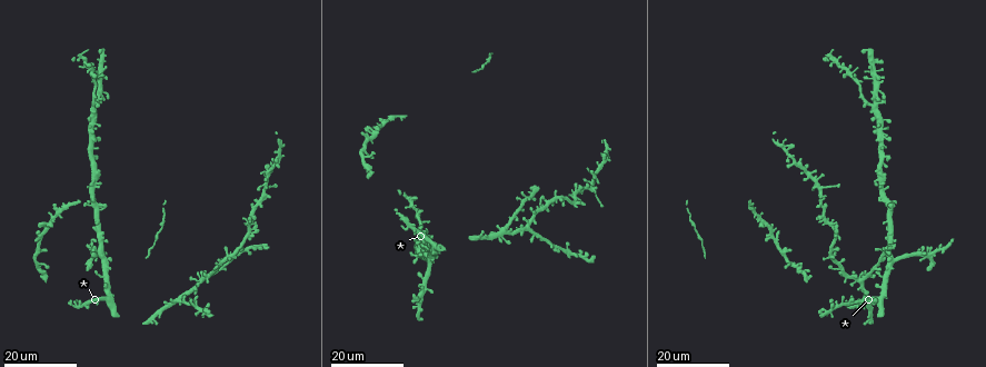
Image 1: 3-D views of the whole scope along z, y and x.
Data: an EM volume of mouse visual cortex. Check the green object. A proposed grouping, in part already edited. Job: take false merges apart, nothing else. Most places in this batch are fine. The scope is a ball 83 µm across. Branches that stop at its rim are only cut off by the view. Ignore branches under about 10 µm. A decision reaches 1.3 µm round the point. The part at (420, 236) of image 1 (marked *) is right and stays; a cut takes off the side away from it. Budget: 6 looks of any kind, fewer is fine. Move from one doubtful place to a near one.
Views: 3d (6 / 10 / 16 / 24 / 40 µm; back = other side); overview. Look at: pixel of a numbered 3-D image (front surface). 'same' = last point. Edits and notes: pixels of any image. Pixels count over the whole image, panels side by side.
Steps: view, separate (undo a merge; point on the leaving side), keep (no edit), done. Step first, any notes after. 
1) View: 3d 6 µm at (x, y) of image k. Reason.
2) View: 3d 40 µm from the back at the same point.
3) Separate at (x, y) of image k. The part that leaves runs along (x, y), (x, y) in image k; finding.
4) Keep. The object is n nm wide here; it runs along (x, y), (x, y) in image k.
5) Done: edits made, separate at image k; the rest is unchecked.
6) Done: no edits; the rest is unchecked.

View: 3d 24 µm at (177, 300) of image 1. Thin arm on a thick one.

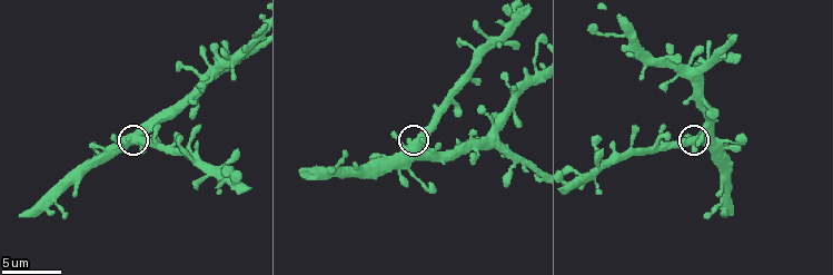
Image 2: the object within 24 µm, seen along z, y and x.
View: 3d 6 µm at (141, 136) of image 2. Zoom in.

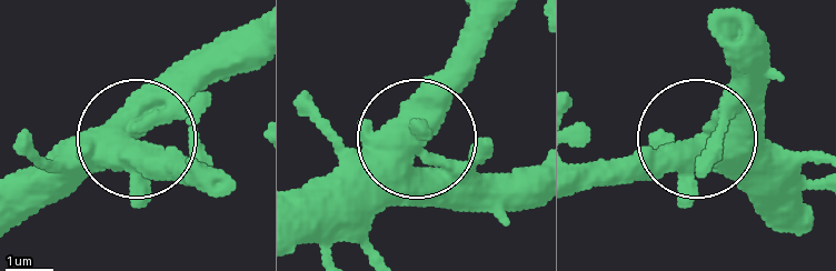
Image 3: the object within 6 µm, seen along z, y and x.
Keep. The side arm is 16 µm long; 3 arms meet here; continuous, no second neuron.

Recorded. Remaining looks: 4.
View: 3d 16 µm at (890, 235) of image 1. Calibre changes.

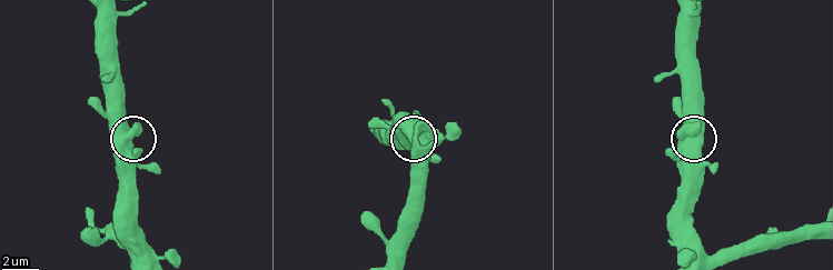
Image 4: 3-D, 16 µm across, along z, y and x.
View: 3d 6 µm at (127, 133) of image 4.

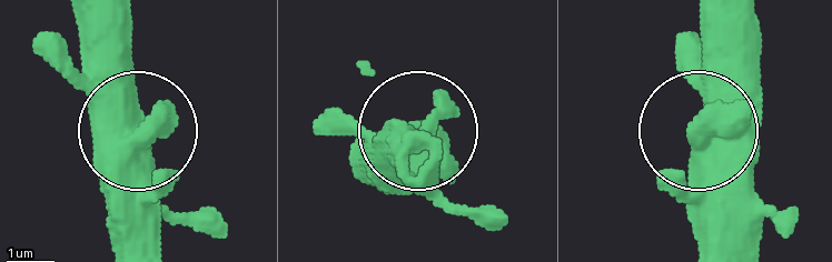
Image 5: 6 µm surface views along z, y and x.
Keep. The object is 620 nm wide here; it runs along (704, 252), (704, 13) in image 5; all the same neuron.

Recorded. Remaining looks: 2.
View: 3d 16 µm at (879, 131) of image 1. Four-way junction.

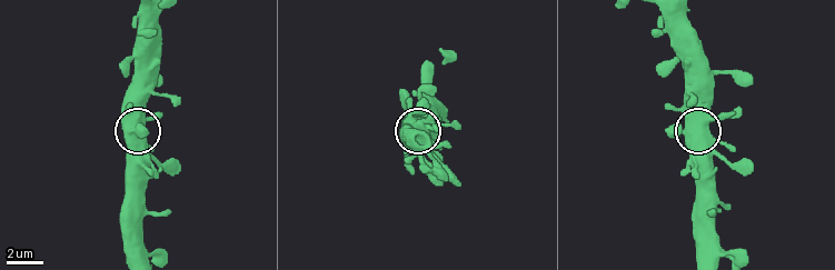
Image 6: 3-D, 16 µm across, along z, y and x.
View: 3d 6 µm at (138, 118) of image 6.

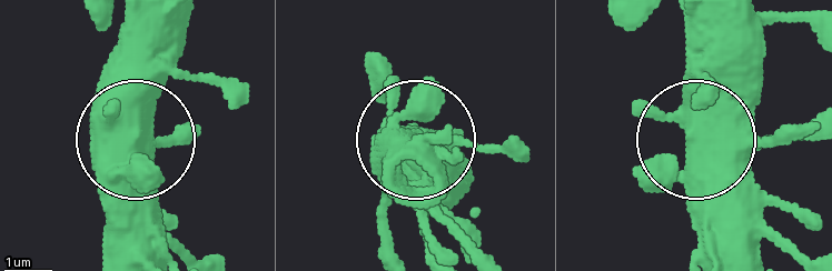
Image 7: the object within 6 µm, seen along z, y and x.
Keep. It runs along (137, 260), (137, 21) in image 7; all the same neuron.

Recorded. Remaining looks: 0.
Done: no edits; the rest is unchecked.

